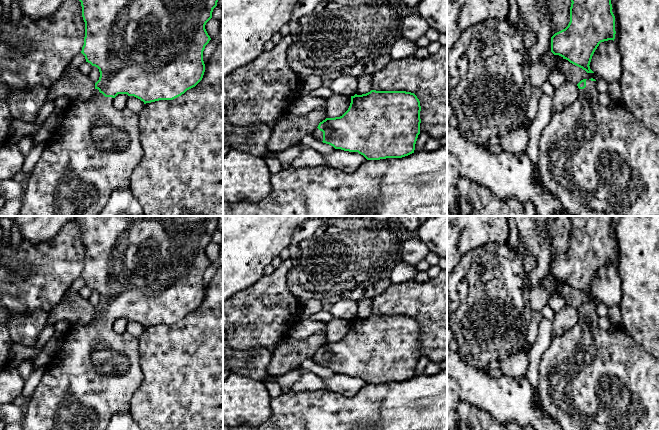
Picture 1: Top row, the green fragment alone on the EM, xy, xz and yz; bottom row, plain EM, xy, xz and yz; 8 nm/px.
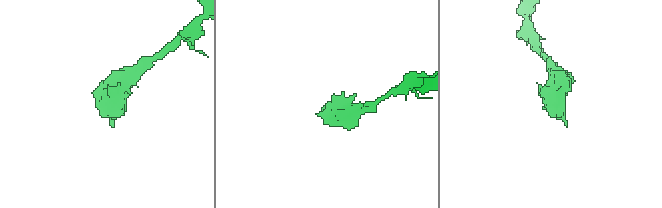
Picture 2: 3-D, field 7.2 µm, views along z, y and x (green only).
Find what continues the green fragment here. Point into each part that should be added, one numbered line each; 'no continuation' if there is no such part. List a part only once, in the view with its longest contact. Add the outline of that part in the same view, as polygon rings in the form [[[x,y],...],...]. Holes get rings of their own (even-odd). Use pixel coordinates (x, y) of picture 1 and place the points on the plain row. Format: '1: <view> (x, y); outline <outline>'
1: yz (590, 379); outline [[[586,304],[586,311],[578,314],[575,326],[552,339],[539,365],[538,394],[542,408],[560,425],[562,430],[659,430],[659,360],[648,354],[630,335],[620,328],[604,330],[599,326],[596,305]]]

